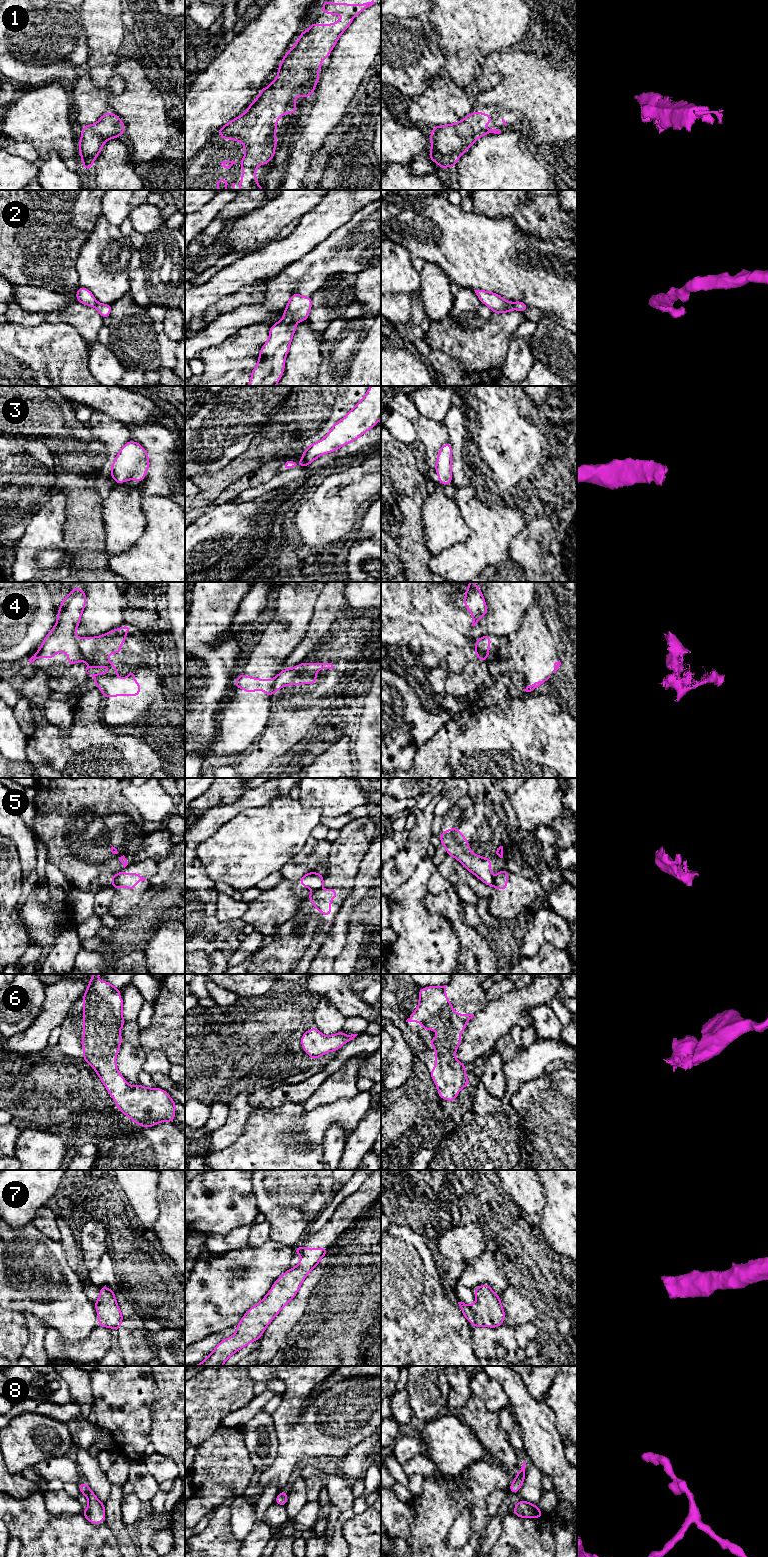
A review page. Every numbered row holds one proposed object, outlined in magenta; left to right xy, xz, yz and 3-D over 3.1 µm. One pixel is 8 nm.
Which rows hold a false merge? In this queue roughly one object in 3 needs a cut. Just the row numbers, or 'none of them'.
4, 5

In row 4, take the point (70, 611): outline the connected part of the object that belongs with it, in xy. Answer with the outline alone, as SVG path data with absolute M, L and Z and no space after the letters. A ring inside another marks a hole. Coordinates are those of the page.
M75 587L62 600L55 626L44 638L38 651L28 660L29 663L34 662L37 658L54 658L59 651L68 655L69 666L84 660L79 648L80 638L76 635L75 630L79 626L85 605L84 590Z

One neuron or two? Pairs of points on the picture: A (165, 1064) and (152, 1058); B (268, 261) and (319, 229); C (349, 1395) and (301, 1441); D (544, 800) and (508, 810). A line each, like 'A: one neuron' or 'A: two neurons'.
A: one neuron
B: one neuron
C: one neuron
D: two neurons

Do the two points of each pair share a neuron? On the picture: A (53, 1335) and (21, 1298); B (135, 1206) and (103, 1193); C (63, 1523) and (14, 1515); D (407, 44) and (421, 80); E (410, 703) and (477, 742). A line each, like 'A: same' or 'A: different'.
A: different
B: same
C: same
D: same
E: different

